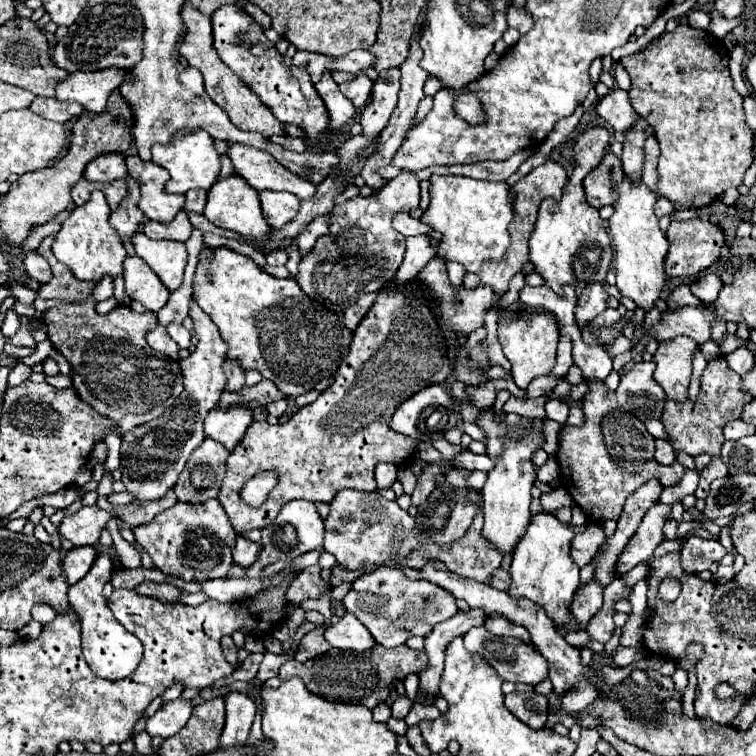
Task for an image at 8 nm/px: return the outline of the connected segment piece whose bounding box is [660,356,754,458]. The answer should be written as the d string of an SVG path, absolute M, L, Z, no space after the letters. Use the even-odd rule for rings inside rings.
M718 356L716 360L706 364L700 376L700 394L694 402L686 400L684 404L680 404L674 400L666 400L660 422L664 424L668 438L673 440L672 446L676 454L685 452L692 457L701 454L708 454L712 458L718 456L724 444L722 426L730 420L740 418L744 404L754 400L752 396L748 396L748 392L744 392L744 386L740 384L740 376L732 372L732 368L728 368L728 364L724 362L726 362L724 356Z

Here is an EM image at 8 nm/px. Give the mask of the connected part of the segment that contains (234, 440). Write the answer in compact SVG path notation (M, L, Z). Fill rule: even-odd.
M232 406L232 408L214 408L206 422L204 432L206 436L222 442L228 450L234 450L236 444L244 438L246 428L252 424L252 410L246 406Z

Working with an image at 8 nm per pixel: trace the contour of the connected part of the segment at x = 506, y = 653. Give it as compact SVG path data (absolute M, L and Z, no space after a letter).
M484 626L478 628L470 628L464 636L464 644L470 652L480 654L496 672L502 680L508 682L524 682L524 684L532 684L536 686L538 682L546 680L550 676L550 668L548 668L548 660L536 650L536 646L526 644L522 640L516 638L496 638L490 636L490 632L484 630Z

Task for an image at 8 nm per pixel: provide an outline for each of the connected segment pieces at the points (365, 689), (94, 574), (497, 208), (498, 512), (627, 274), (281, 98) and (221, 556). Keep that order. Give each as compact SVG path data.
M374 644L370 650L364 650L364 652L330 648L330 654L318 656L308 662L288 660L286 664L282 664L278 678L288 680L292 676L298 676L304 680L310 692L314 692L316 696L322 696L324 700L362 704L374 710L380 702L386 702L396 682L404 680L408 674L420 674L424 670L424 664L428 664L428 656L424 656L424 650L410 650L408 646L384 648L380 644Z
M98 552L96 562L92 564L88 576L84 576L84 580L76 582L74 586L70 586L68 592L68 602L70 606L78 612L80 622L82 622L82 654L86 658L86 664L90 666L90 670L100 676L100 678L108 678L108 680L120 680L130 676L140 658L142 658L142 642L130 634L110 612L106 598L102 596L102 588L104 584L110 580L114 570L114 560L110 552Z
M430 176L430 206L426 208L420 220L440 234L438 242L440 258L460 262L468 272L478 272L482 262L500 260L500 256L504 256L510 244L508 224L512 222L512 216L514 216L512 196L510 196L510 186L506 182L486 182L464 176Z
M482 408L474 424L484 430L486 456L494 460L494 468L488 472L488 480L482 488L482 510L484 510L484 538L492 542L502 554L512 554L520 538L524 536L530 514L530 490L536 480L536 468L532 464L532 454L544 446L544 426L546 418L524 418L516 414L506 414L504 420L496 418L494 408Z
M624 176L620 182L612 182L618 200L614 204L614 214L610 216L608 232L612 236L614 248L614 270L616 270L616 286L622 296L628 296L636 302L636 306L650 310L654 302L660 298L662 286L666 282L664 258L668 252L666 234L658 226L658 216L654 214L656 196L642 180L630 180Z
M228 4L220 6L212 14L212 34L214 34L214 48L222 62L246 84L250 86L268 108L272 108L274 116L284 124L300 124L306 136L316 138L328 130L328 114L322 98L314 90L308 72L304 68L286 66L282 56L278 54L274 42L264 36L262 26L252 20L244 8Z
M208 500L202 506L186 506L184 502L176 502L172 508L156 514L150 524L136 526L132 532L136 542L146 548L162 574L182 578L184 582L206 582L224 578L232 566L232 548L238 538L232 524L206 524L206 520L210 522L224 518L226 512L216 500Z

